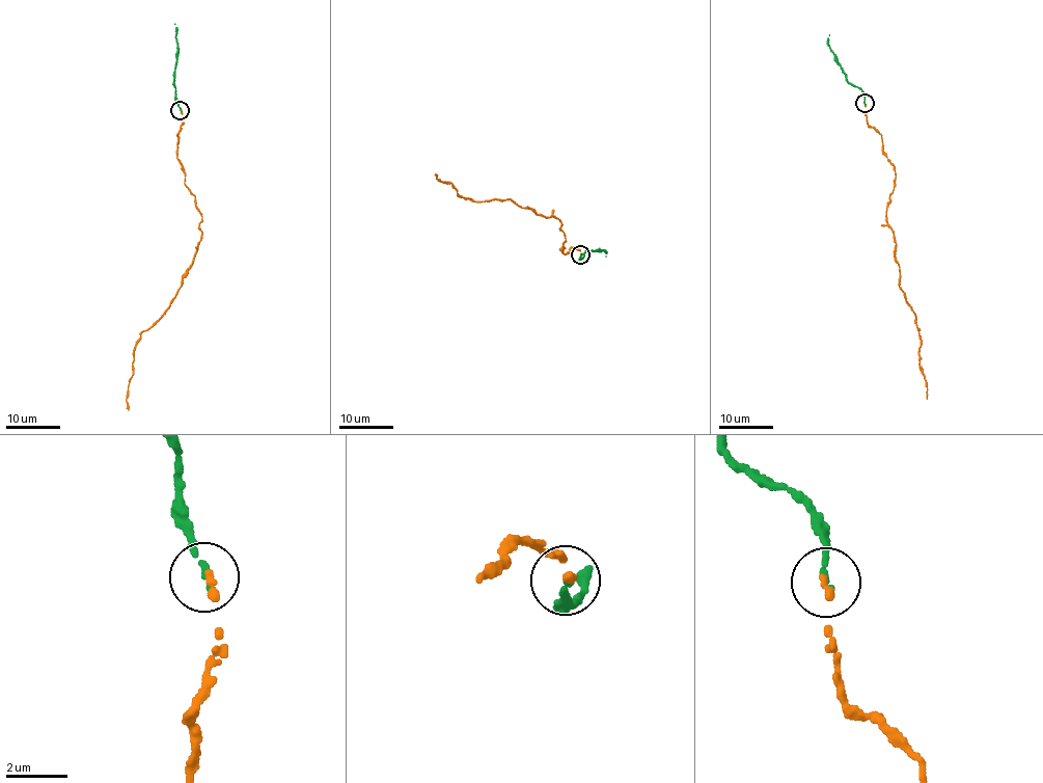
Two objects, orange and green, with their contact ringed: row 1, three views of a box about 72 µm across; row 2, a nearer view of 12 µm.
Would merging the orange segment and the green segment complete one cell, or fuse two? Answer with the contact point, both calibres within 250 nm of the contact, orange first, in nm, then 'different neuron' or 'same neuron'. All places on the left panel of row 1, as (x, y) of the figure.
at (180, 110); 280 nm thick on the orange side, 200 nm on the other; same neuron

